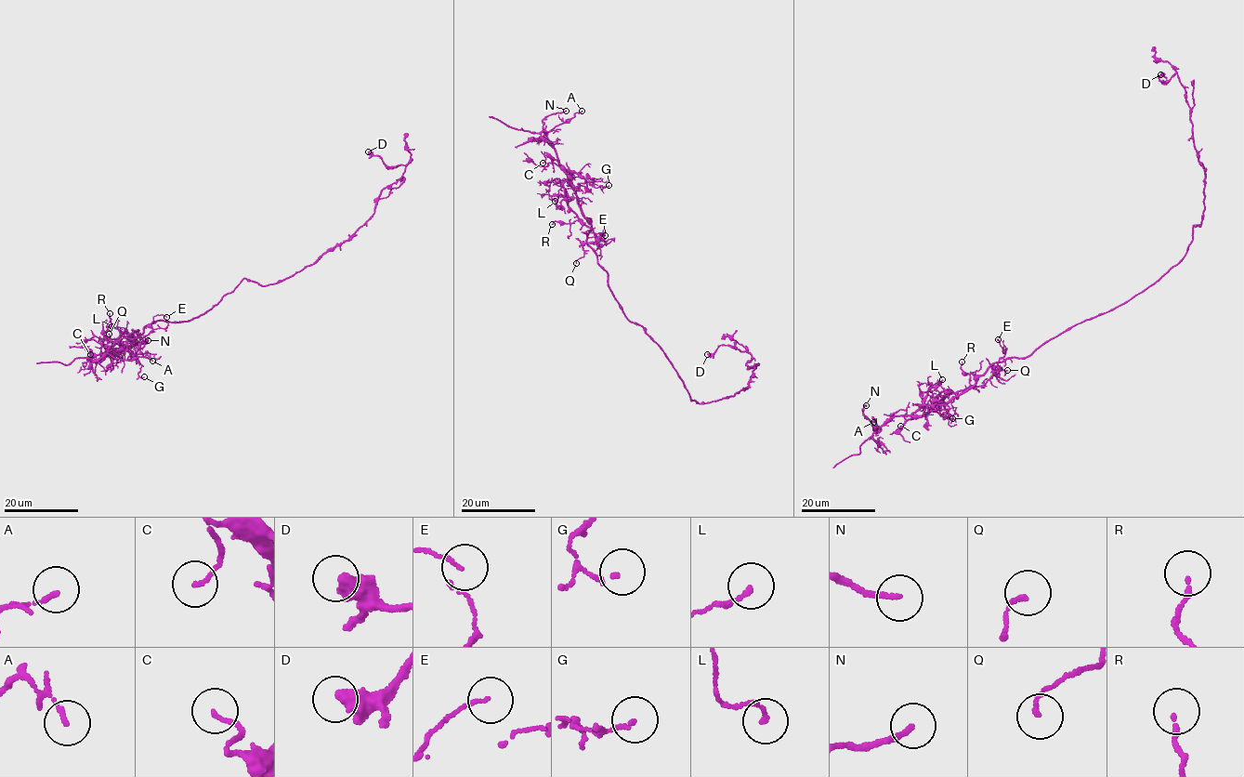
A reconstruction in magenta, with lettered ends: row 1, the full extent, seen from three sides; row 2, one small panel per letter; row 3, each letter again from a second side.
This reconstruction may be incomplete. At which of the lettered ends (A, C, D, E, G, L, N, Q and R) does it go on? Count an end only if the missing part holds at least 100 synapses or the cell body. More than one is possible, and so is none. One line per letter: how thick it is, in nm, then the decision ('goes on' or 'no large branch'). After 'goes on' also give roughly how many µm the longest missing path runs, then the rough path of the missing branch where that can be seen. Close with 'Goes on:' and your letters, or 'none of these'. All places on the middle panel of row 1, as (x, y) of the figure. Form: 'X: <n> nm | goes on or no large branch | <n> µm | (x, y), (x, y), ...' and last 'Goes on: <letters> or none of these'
A: 140 nm | no large branch
C: 130 nm | no large branch
D: 550 nm | no large branch
E: 70 nm | no large branch
G: 120 nm | no large branch
L: 150 nm | no large branch
N: 180 nm | no large branch
Q: 120 nm | no large branch
R: 140 nm | no large branch
Goes on: none of these

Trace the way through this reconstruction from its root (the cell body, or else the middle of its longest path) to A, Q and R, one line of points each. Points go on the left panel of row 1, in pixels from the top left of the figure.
A: (188, 321), (158, 320), (140, 334), (133, 329), (130, 345), (113, 356), (113, 349), (105, 353), (152, 361)
Q: (188, 321), (133, 329), (135, 340), (114, 363), (113, 343), (134, 342), (124, 331), (109, 334)
R: (188, 321), (158, 320), (140, 334), (133, 329), (135, 340), (114, 363), (111, 346), (121, 336), (110, 313)

